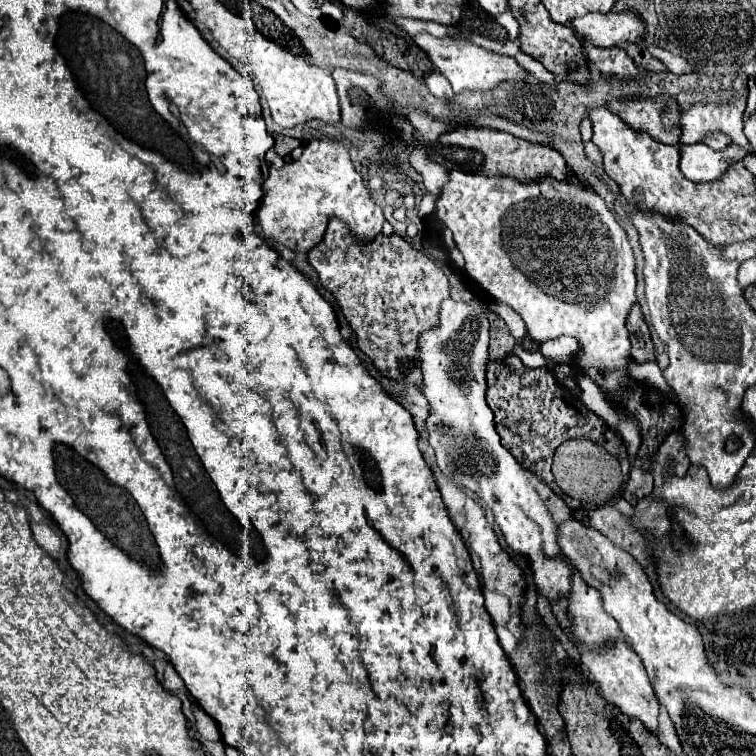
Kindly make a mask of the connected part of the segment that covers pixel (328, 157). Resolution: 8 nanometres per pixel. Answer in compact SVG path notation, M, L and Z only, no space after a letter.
M314 138L308 142L298 160L284 164L280 170L272 168L262 188L264 196L256 210L258 224L266 238L276 240L290 250L306 254L310 246L316 246L330 216L344 218L350 230L362 240L372 240L380 234L384 224L382 208L372 202L360 174L350 162L346 146L334 140Z

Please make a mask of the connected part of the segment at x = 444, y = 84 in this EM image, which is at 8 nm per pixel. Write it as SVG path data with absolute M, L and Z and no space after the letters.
M434 70L434 72L426 74L424 82L426 82L428 90L430 90L434 96L442 98L442 100L450 100L450 98L454 96L450 82L448 82L448 80L446 80L446 78L444 78L444 76L438 72L438 70Z

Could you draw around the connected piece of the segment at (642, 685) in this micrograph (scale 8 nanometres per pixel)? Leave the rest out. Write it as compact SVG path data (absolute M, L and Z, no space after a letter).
M624 642L624 646L612 646L612 650L604 650L604 654L584 654L584 650L580 650L582 654L582 668L594 678L596 688L600 690L600 694L614 704L622 714L630 716L630 718L638 718L644 722L644 726L658 736L658 702L656 696L652 692L648 674L640 662L640 658L634 654L634 650Z

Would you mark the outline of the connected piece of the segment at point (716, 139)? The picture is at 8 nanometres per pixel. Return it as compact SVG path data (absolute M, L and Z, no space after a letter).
M710 132L710 134L706 134L700 142L706 144L706 146L710 146L712 150L724 150L724 148L728 148L728 144L730 144L732 140L730 140L726 134L722 134L722 132Z

